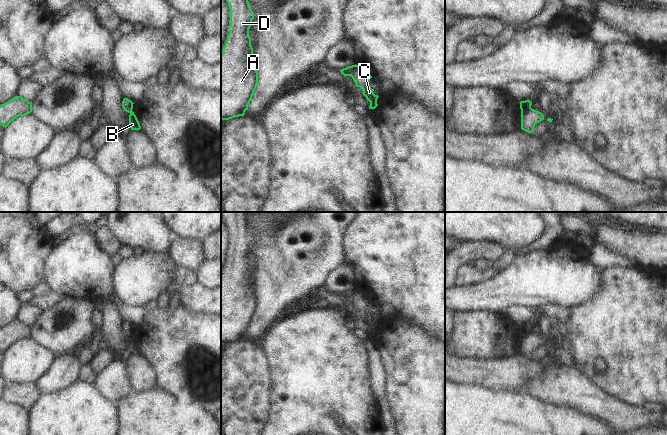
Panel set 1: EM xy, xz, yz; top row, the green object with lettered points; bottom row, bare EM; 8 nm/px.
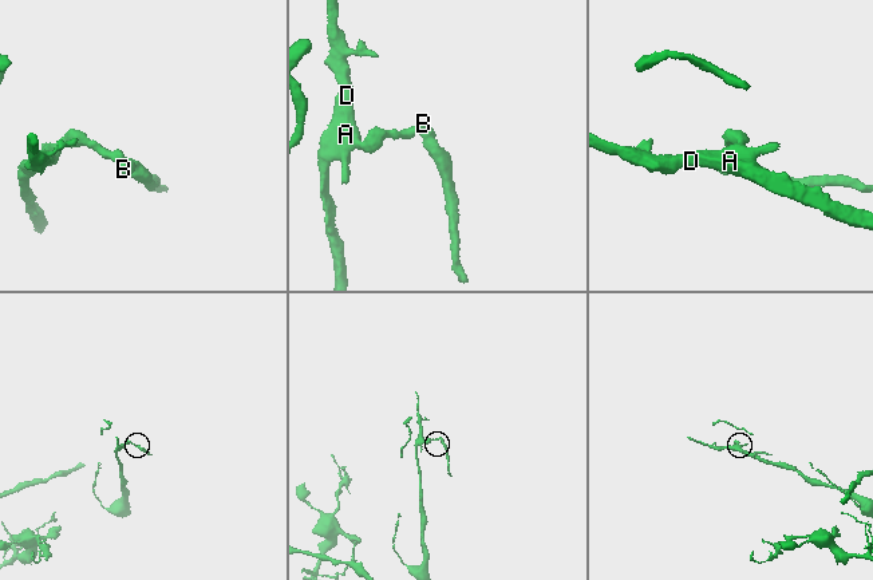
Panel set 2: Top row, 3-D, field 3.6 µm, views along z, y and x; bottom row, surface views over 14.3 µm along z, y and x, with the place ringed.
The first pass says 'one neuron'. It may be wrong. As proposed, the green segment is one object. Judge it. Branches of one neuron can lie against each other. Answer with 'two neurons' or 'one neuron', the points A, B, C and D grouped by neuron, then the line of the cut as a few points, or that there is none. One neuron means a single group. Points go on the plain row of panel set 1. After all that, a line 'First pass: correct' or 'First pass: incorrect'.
two neurons | A D / B C | xz (354, 289), (348, 299)
First pass: incorrect

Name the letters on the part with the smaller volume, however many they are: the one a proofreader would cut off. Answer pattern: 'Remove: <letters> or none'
Remove: B, C

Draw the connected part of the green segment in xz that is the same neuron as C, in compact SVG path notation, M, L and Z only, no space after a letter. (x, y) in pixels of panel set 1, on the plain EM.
M356 288L349 300L354 304L356 311L363 313L363 319L370 326L369 333L375 333L378 330L377 323L379 320L374 318L374 313L368 311L368 306L372 300Z

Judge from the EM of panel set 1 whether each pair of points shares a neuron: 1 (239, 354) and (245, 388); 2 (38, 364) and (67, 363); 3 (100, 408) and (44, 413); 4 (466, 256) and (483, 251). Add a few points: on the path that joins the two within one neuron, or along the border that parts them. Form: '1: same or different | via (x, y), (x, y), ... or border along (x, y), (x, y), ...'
1: same | via (241, 362), (241, 380)
2: different | border along (58, 356), (53, 366), (38, 380)
3: same | via (86, 413), (58, 413)
4: same | via (470, 252), (479, 251)

